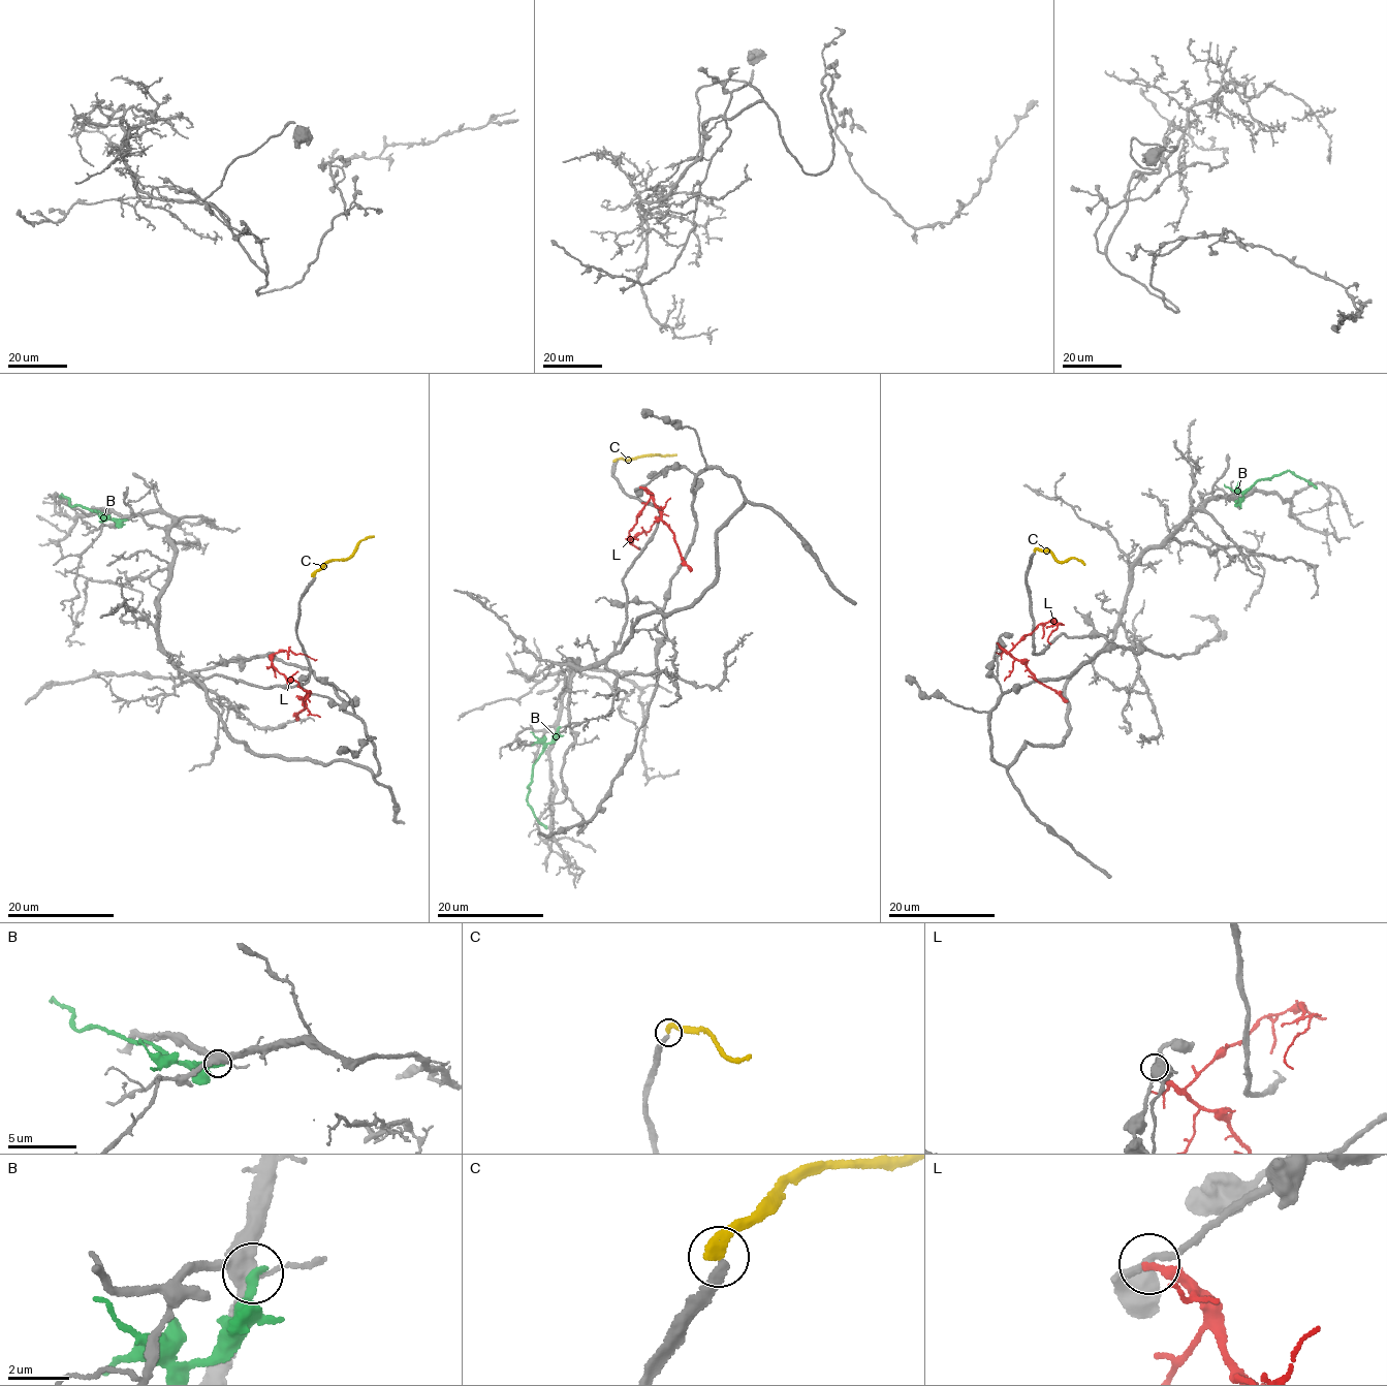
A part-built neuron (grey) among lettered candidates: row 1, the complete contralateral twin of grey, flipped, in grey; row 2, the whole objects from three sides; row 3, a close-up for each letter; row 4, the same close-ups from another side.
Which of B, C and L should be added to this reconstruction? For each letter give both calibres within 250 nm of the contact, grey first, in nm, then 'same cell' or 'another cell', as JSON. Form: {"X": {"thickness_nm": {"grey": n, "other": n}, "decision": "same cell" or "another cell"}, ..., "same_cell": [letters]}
{"B": {"thickness_nm": {"grey": 420, "other": 320}, "decision": "another cell"}, "C": {"thickness_nm": {"grey": 320, "other": 360}, "decision": "another cell"}, "L": {"thickness_nm": {"grey": 220, "other": 300}, "decision": "another cell"}, "same_cell": []}

